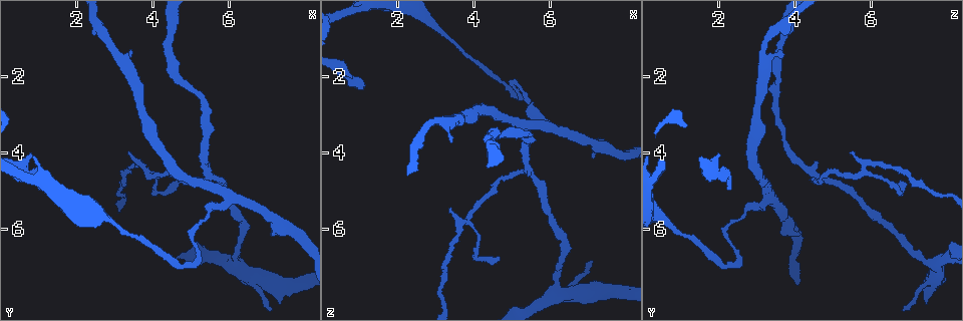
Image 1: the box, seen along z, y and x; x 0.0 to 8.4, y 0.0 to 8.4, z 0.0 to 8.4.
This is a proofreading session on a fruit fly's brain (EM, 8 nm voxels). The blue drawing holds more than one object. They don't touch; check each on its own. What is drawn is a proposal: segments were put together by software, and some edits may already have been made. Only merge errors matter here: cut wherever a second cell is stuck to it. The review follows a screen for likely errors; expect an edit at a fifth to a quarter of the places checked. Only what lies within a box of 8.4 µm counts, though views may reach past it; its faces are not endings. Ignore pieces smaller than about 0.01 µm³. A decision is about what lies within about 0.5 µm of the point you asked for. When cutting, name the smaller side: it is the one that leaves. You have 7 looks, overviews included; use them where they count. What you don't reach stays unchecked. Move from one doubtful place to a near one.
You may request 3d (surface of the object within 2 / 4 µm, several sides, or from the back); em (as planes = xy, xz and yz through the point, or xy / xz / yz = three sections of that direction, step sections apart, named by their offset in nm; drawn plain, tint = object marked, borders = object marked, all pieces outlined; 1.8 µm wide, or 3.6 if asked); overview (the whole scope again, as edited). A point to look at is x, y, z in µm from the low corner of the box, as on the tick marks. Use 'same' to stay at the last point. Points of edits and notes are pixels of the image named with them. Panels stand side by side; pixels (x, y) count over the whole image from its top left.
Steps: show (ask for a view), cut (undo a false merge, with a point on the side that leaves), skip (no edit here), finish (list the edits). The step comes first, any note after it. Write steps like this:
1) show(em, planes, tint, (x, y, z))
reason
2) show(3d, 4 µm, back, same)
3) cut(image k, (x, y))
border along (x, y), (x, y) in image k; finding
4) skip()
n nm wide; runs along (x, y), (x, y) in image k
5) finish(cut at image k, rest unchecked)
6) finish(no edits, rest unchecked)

show(em, xz, step 16, tint, (5.05, 6.05, 2.20))
abrupt turn

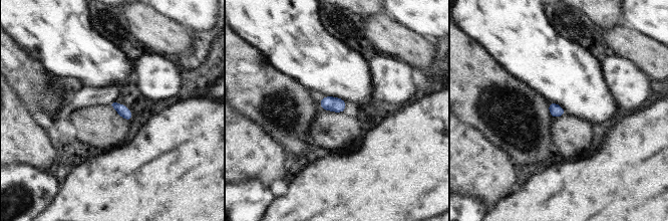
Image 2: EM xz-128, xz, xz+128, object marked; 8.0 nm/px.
show(em, planes, borders, same)
cut it another way

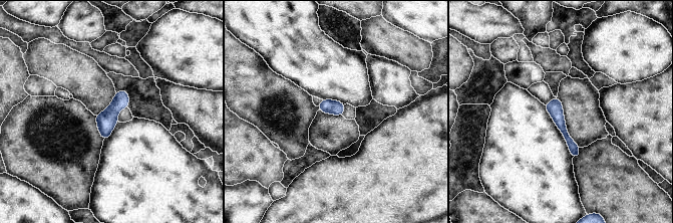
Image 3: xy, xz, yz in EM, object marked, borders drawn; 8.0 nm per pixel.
skip()
all the same cell

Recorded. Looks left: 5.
show(3d, 4 µm, (5.40, 4.65, 4.60))
three-way junction

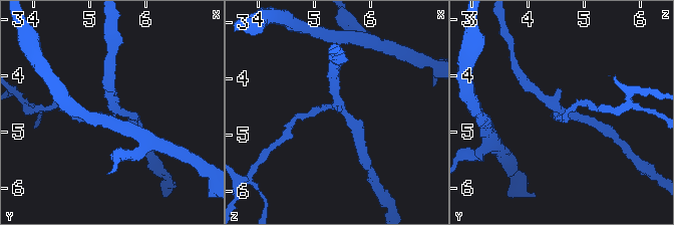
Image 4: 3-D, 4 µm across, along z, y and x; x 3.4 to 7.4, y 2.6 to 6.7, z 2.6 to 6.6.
show(em, planes, tint, (5.45, 4.60, 4.55))
3 arms; shape alone is not enough

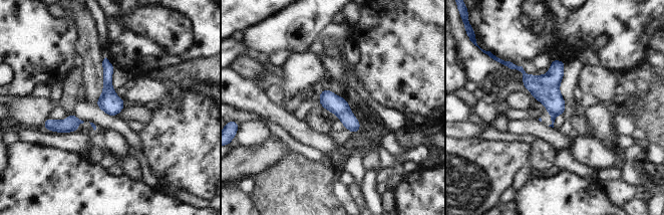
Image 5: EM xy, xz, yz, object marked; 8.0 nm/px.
cut(image 5, (553, 117))
150 nm wide; two cells meet here

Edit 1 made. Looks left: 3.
finish(cut at image 5, rest unchecked)

